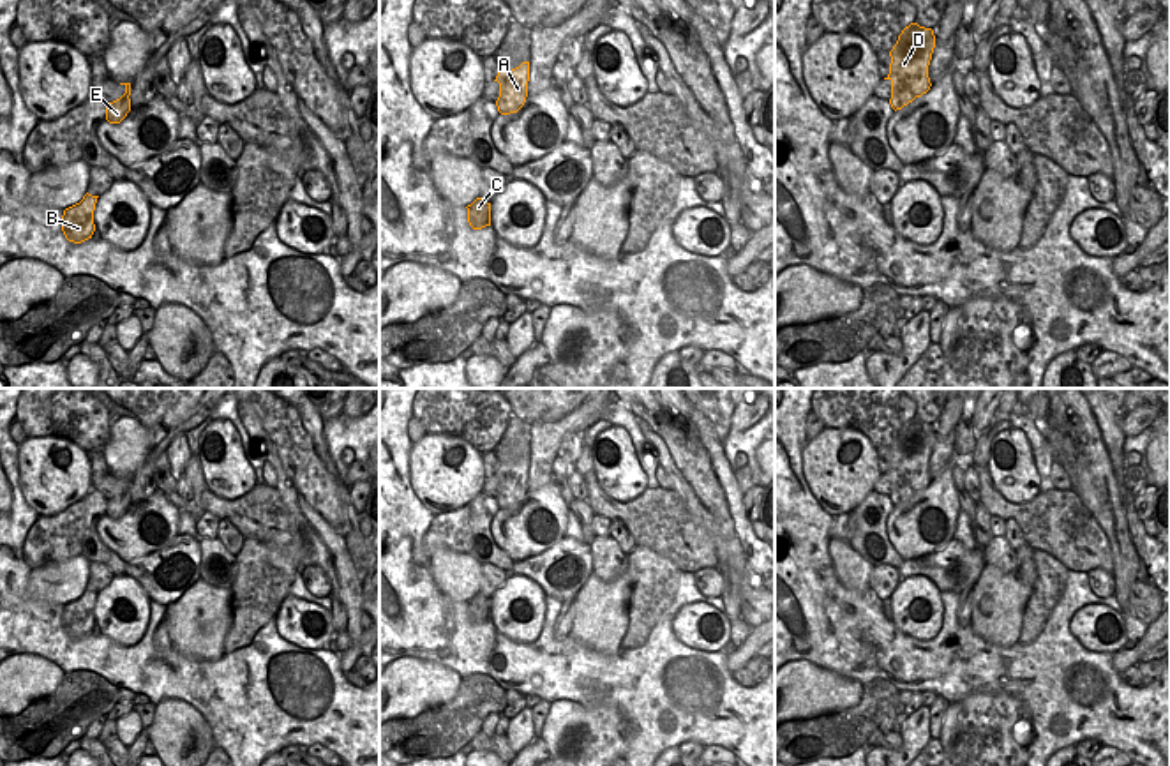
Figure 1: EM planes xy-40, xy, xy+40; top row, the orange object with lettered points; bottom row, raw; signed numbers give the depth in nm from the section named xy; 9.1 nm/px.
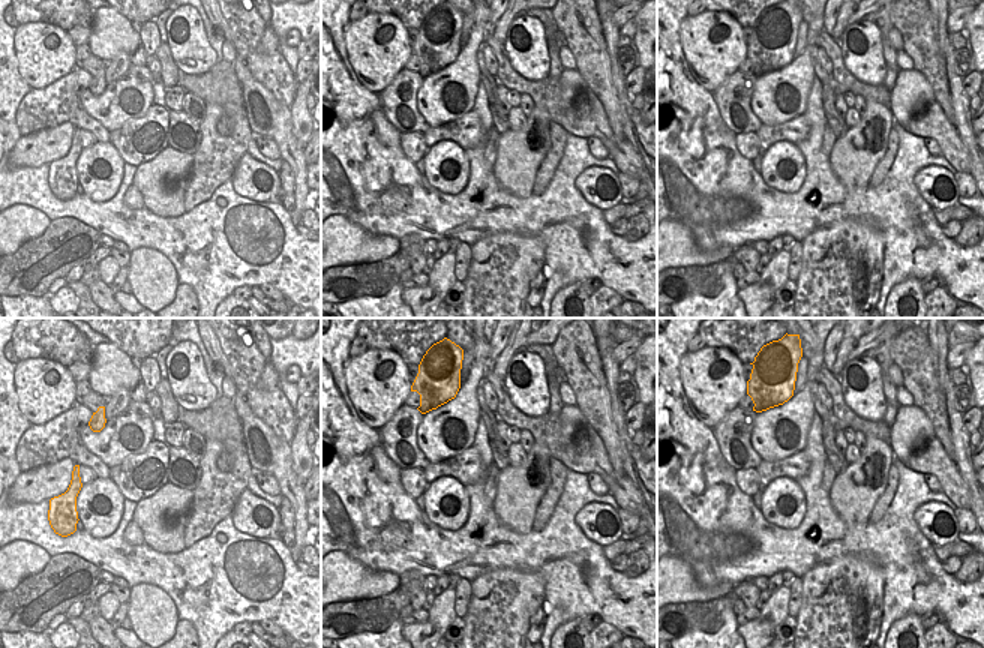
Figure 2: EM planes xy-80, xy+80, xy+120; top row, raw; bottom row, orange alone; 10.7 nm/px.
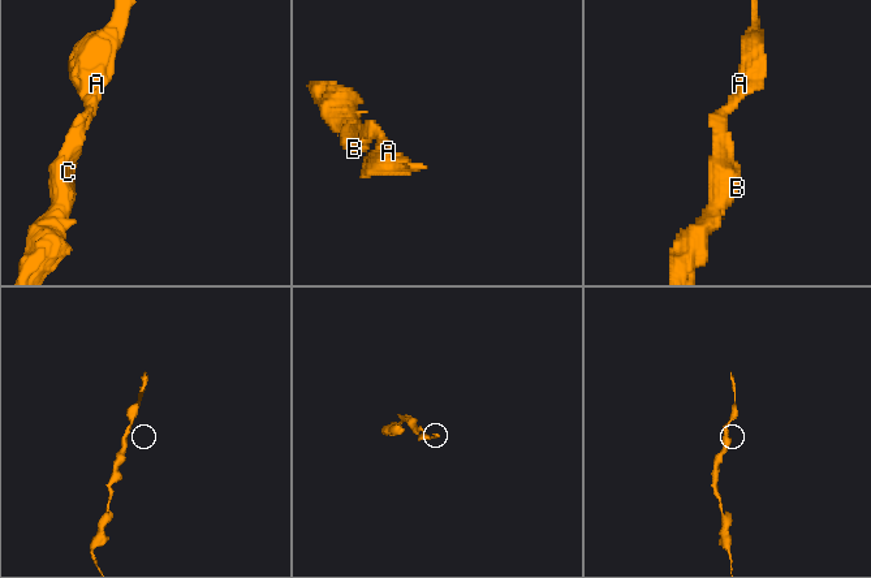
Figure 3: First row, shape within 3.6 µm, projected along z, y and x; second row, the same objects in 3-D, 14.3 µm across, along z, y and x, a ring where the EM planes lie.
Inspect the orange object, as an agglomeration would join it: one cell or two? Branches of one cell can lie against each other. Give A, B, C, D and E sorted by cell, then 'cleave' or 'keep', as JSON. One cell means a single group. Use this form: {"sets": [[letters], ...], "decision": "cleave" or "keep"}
{"sets": [["A", "B", "C", "D", "E"]], "decision": "keep"}

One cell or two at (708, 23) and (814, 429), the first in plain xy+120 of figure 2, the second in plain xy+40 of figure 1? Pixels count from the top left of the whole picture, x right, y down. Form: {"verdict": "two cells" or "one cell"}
{"verdict": "two cells"}

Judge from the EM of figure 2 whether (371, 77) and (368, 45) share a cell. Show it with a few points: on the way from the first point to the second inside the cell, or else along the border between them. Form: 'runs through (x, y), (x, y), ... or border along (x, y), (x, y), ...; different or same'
runs through (371, 69), (371, 53); same

